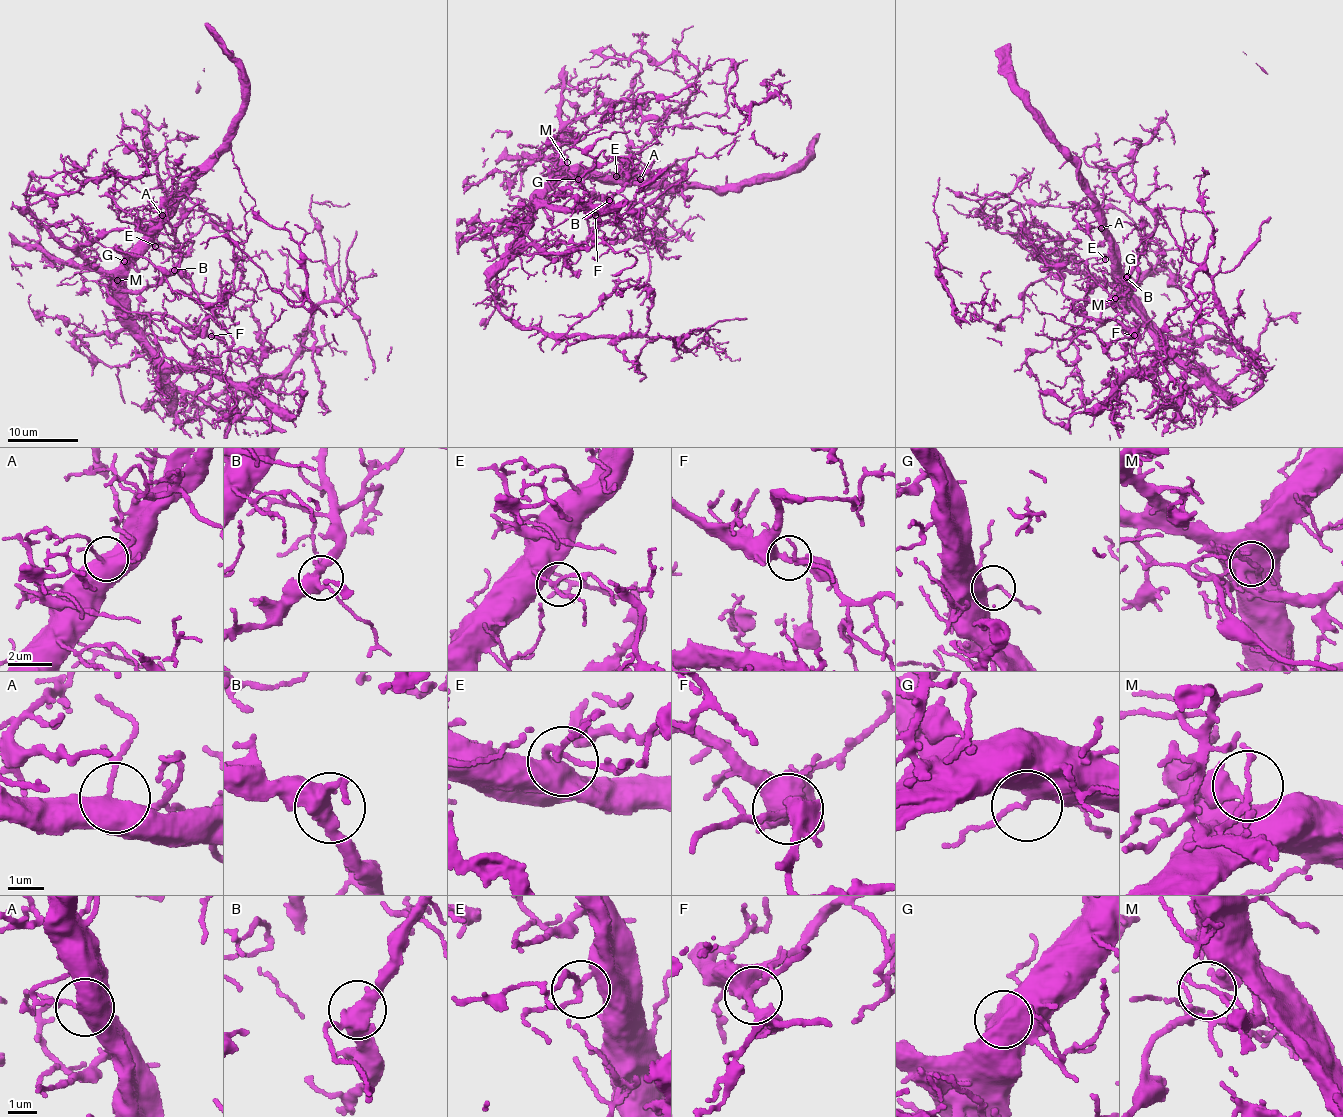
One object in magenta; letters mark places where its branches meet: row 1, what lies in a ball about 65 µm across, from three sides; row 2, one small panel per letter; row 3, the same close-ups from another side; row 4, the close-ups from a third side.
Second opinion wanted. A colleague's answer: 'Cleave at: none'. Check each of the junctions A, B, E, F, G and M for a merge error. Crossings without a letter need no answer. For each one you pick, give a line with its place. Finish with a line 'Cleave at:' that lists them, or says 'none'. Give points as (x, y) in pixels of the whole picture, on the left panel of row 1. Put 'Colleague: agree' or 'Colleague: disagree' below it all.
Cleave at: none
Colleague: agree

